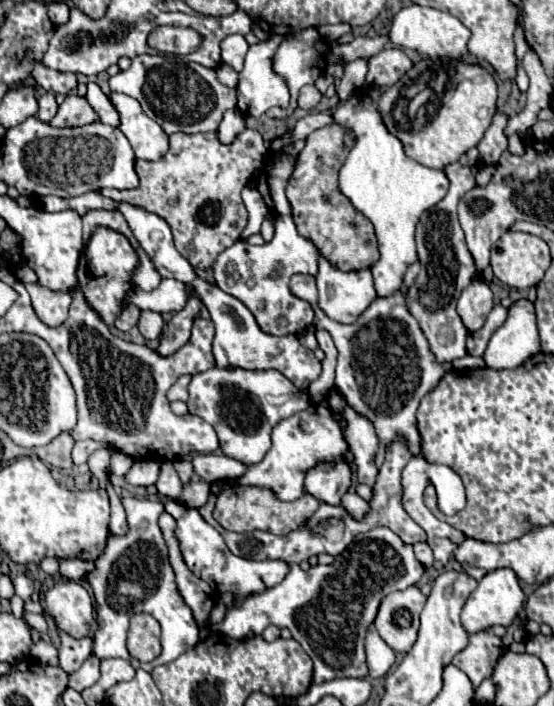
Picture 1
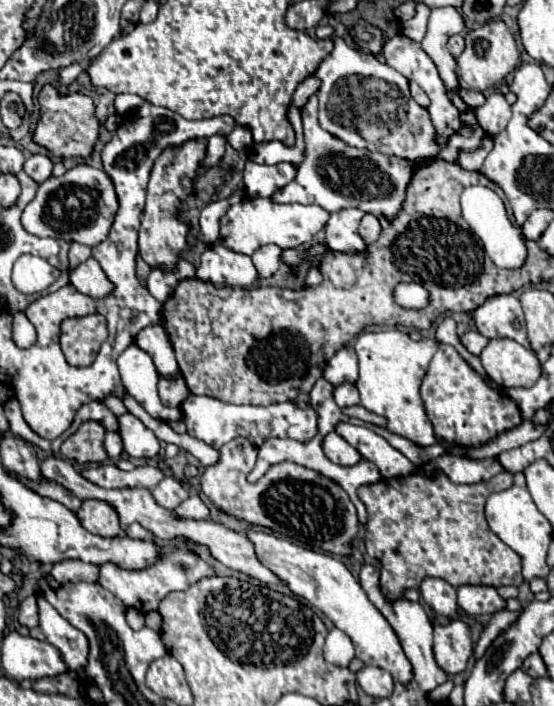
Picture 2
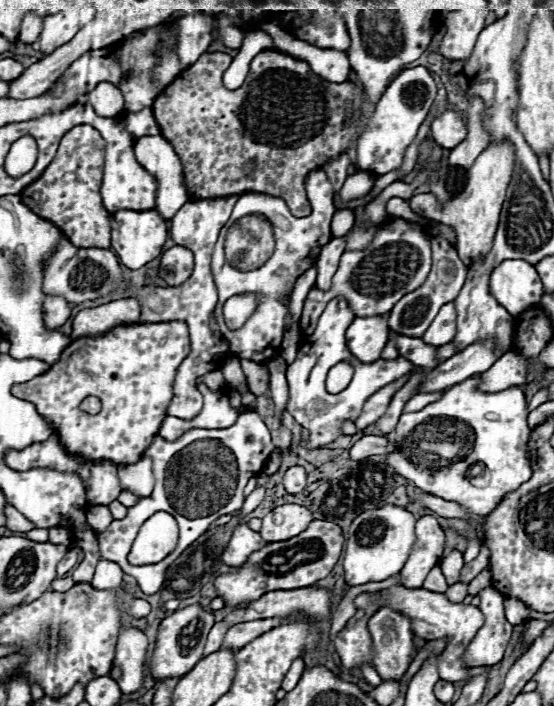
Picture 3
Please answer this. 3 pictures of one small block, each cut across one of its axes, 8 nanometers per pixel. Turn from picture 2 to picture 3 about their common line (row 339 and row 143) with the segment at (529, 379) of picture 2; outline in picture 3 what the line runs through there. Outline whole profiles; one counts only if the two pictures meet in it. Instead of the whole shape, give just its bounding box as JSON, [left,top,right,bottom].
[410,142,514,266]

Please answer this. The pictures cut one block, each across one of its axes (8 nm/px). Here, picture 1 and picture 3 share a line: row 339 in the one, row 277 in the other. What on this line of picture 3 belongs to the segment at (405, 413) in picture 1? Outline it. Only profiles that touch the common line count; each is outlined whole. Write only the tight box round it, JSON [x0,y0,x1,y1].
[300,220,432,334]

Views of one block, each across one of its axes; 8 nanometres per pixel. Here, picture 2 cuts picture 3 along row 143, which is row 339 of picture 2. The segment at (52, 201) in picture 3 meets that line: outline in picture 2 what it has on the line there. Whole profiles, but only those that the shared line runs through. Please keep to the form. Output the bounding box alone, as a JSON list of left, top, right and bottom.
[62,314,106,366]

